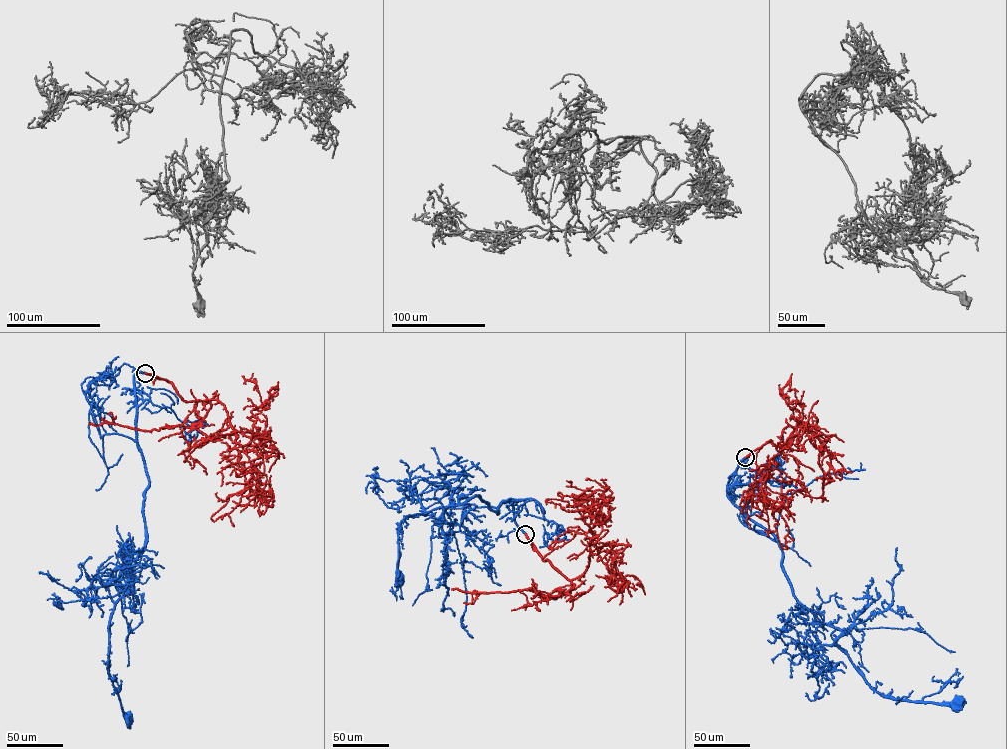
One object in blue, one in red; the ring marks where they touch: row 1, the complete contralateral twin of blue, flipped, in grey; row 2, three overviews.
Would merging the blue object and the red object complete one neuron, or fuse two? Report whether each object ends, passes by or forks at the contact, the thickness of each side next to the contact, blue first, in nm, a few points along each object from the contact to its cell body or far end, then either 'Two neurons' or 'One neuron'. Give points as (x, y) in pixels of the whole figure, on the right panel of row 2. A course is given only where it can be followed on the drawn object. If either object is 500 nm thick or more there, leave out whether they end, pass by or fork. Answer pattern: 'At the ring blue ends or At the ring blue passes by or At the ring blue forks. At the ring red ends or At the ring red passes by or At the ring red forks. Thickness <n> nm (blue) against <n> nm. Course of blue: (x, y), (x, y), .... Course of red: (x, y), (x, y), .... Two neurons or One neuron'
Thickness 750 nm (blue) against 750 nm. Course of blue: (745, 457), (727, 496), (775, 538), (793, 595), (816, 620), (831, 621), (832, 644), (882, 695), (956, 702). Course of red: (745, 457), (770, 441), (782, 446), (794, 429), (789, 425), (762, 493), (779, 512), (788, 490), (823, 500). One neuron

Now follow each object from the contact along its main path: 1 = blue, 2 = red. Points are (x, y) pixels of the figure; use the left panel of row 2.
1: (145, 373), (133, 379), (149, 484), (146, 543), (103, 583), (114, 606), (108, 668), (128, 718)
2: (145, 373), (183, 400), (225, 406), (242, 495), (264, 491), (252, 505), (232, 501)

